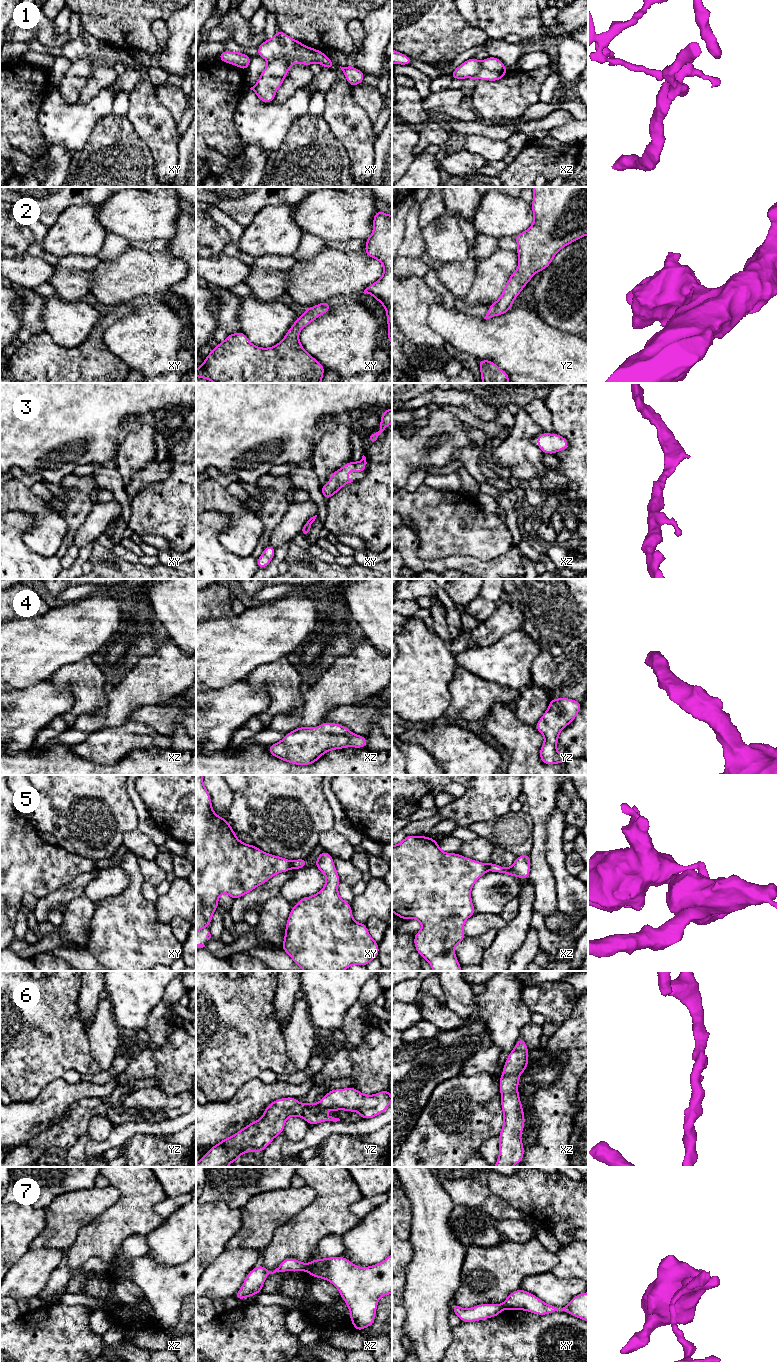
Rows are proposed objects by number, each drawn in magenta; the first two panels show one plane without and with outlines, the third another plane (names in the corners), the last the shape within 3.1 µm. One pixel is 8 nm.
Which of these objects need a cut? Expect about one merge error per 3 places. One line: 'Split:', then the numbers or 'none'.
Split: 1, 5, 7

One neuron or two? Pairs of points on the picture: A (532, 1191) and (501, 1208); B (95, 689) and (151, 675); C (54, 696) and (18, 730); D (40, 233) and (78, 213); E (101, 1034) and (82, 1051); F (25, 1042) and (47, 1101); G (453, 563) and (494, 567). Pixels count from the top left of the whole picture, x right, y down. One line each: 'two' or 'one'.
A: two
B: two
C: one
D: two
E: two
F: two
G: one

